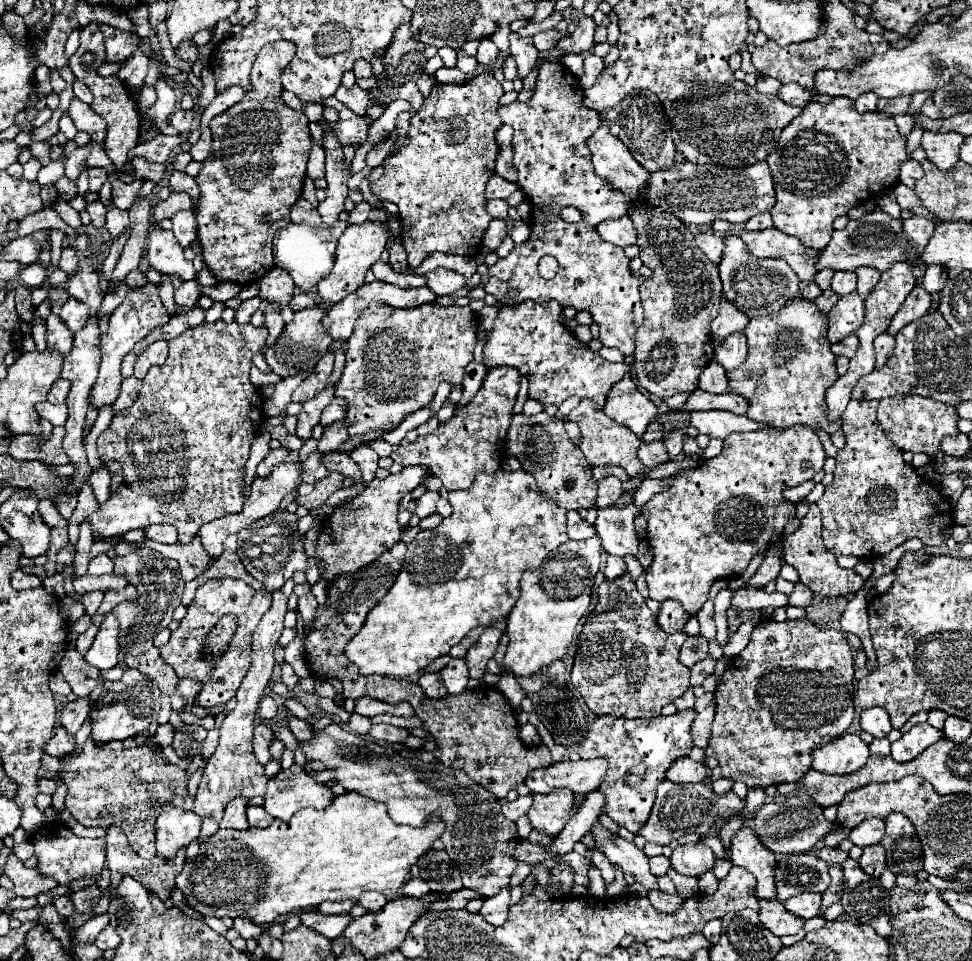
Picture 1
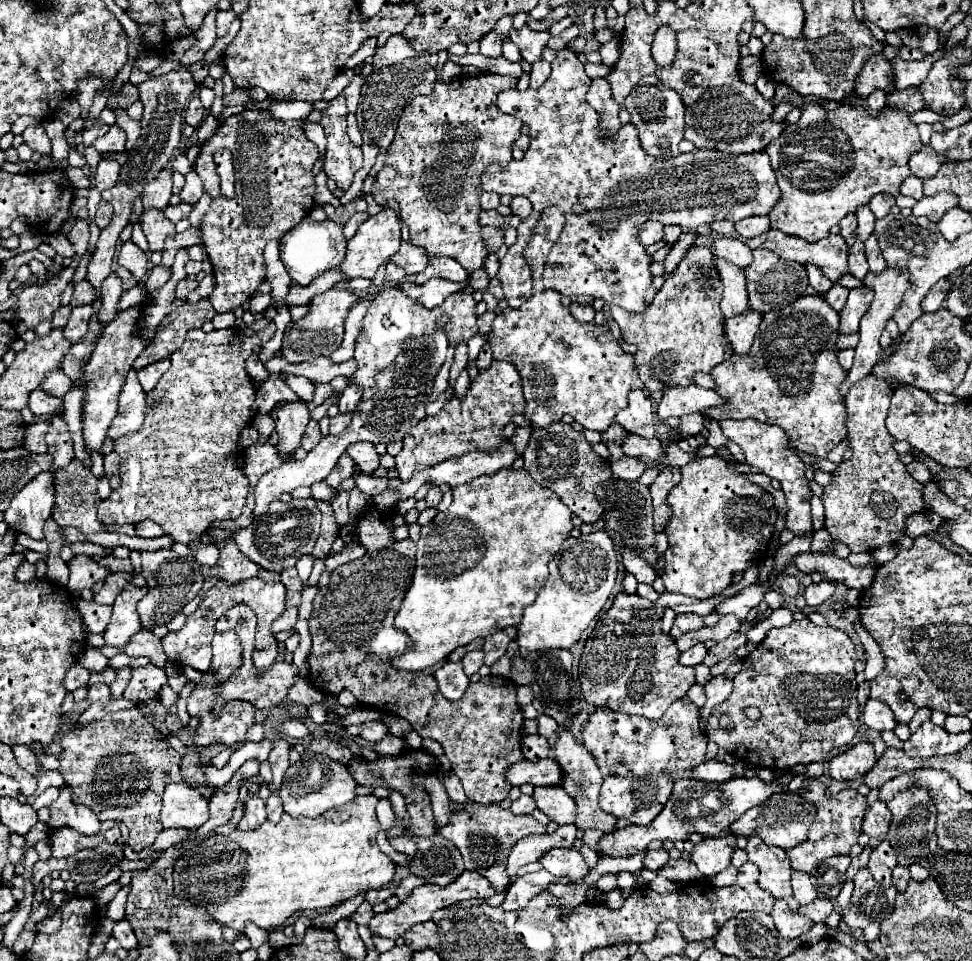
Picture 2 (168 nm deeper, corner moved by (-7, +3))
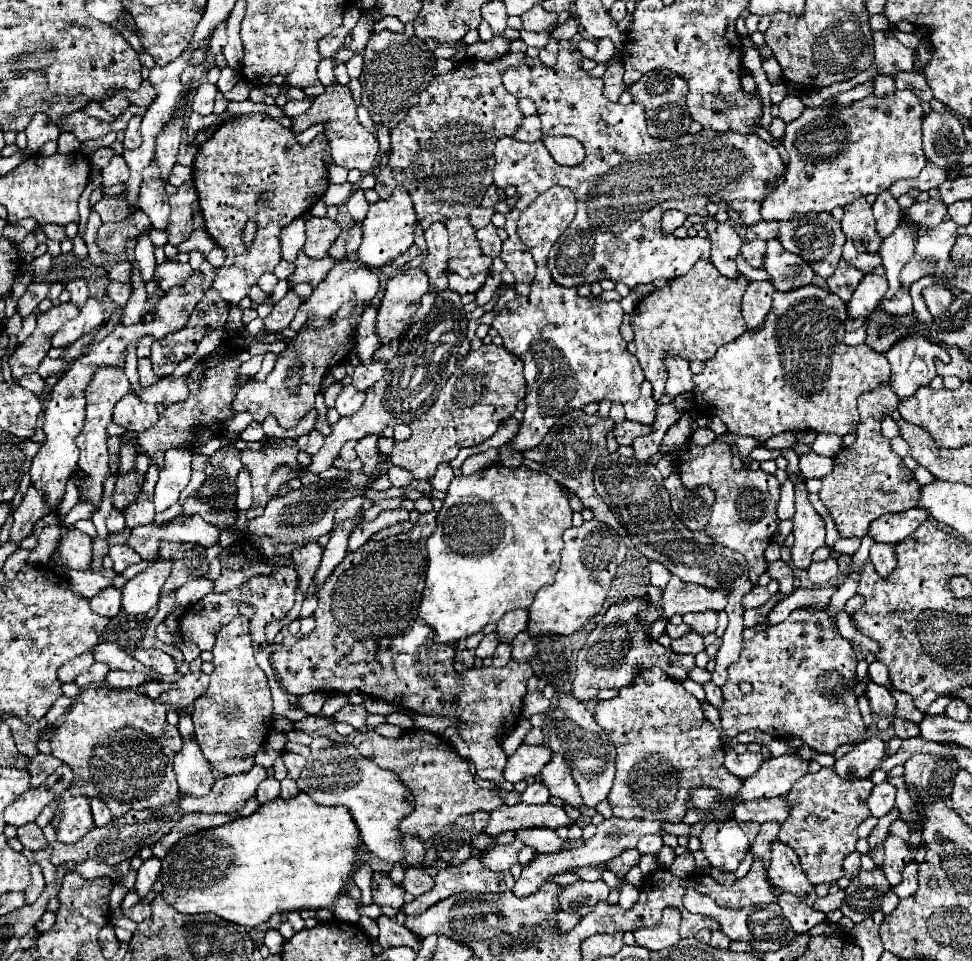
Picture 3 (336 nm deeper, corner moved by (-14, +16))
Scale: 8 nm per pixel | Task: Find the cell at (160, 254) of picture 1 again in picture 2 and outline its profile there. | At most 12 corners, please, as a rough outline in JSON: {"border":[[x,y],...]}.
{"border":[[156,209],[142,213],[150,251],[162,251],[174,223]]}

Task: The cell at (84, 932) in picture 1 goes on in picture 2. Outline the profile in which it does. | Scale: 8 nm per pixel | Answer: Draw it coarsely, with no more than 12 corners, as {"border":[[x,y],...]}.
{"border":[[122,887],[108,903],[104,917],[124,919],[126,895],[130,887]]}

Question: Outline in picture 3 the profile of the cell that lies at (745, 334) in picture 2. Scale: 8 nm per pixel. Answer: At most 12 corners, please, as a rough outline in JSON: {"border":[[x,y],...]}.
{"border":[[749,282],[741,312],[749,330],[757,328],[771,308],[775,286]]}

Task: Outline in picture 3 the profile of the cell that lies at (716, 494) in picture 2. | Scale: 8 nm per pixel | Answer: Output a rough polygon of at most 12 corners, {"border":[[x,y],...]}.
{"border":[[725,442],[677,458],[685,488],[715,492],[707,534],[767,570],[779,482],[733,470]]}

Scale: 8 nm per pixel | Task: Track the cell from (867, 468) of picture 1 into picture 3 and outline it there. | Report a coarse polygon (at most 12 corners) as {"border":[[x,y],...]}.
{"border":[[889,384],[861,394],[857,442],[835,456],[821,502],[841,538],[919,500],[881,436]]}

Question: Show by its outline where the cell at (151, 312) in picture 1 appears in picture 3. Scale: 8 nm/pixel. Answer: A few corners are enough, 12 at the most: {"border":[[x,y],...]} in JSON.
{"border":[[99,368],[85,390],[79,500],[101,506],[109,472],[107,424],[131,392],[125,372]]}

